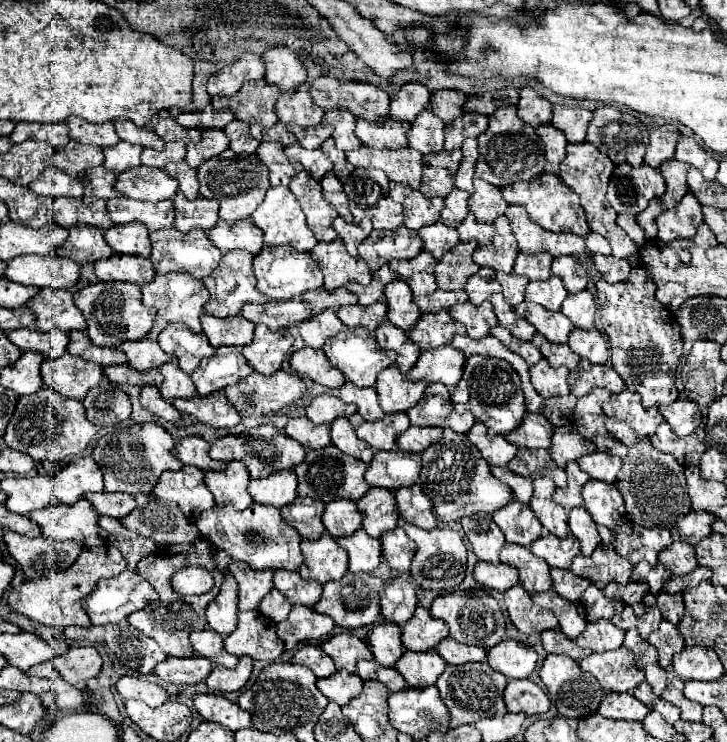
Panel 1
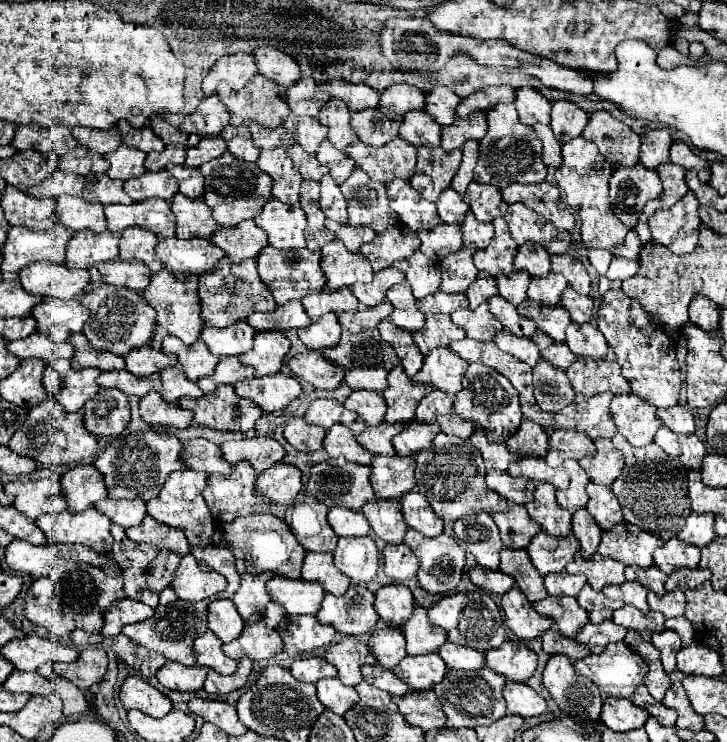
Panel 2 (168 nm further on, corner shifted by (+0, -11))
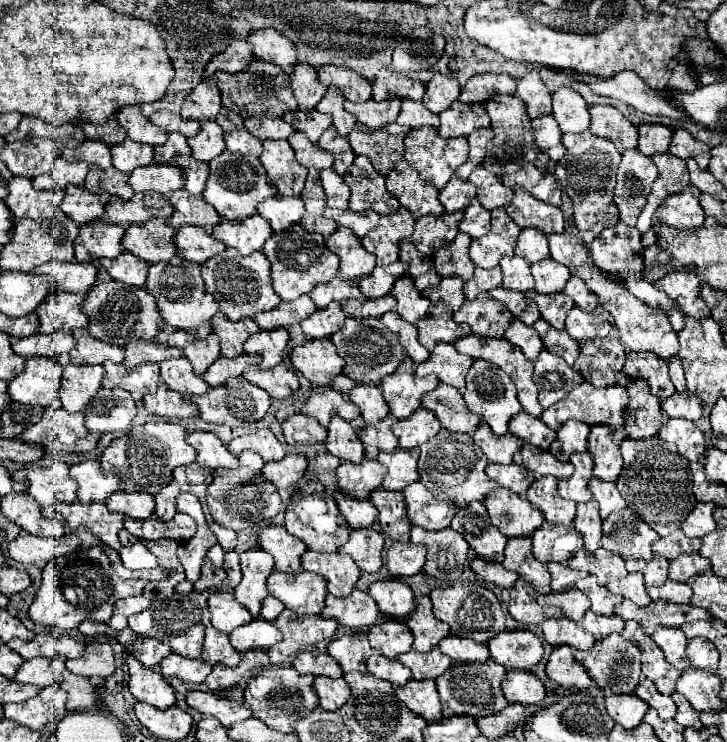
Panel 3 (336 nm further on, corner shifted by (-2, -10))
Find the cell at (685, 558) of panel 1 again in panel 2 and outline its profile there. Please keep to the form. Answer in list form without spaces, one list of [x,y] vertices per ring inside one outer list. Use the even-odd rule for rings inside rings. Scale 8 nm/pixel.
[[[670,539],[670,541],[666,541],[664,547],[654,551],[654,563],[666,575],[670,575],[682,567],[696,569],[698,561],[700,561],[700,549],[694,545],[686,545],[678,539]]]

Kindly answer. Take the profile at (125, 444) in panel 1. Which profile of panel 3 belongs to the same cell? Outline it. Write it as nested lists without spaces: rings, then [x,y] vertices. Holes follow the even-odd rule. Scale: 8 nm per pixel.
[[[150,422],[144,426],[132,428],[122,438],[110,442],[110,446],[102,452],[100,464],[104,470],[116,474],[122,480],[124,490],[144,490],[148,494],[156,494],[172,480],[172,472],[176,466],[192,464],[196,460],[196,450],[186,442],[186,430],[180,424],[170,422]]]

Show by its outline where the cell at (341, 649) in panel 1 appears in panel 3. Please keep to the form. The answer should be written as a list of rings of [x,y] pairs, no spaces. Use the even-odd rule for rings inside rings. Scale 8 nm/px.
[[[350,632],[330,642],[328,654],[342,666],[342,672],[352,672],[352,670],[364,672],[368,656],[374,656],[380,652],[370,646],[364,632]]]

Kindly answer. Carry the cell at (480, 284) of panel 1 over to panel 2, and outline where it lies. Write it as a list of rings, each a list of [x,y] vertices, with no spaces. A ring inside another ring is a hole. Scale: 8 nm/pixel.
[[[478,273],[476,281],[466,289],[466,297],[470,301],[470,309],[486,303],[490,297],[498,295],[498,287],[496,287],[496,279],[490,277],[488,273]]]

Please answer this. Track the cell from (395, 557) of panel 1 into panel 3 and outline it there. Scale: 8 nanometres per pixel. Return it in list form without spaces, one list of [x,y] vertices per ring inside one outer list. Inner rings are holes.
[[[394,542],[386,554],[388,572],[392,576],[414,576],[426,562],[426,548],[412,542]]]

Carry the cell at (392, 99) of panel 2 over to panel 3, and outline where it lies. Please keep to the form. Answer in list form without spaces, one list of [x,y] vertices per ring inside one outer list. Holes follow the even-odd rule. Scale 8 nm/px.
[[[382,68],[372,82],[372,98],[376,102],[382,102],[382,100],[392,98],[392,96],[422,100],[424,90],[426,90],[424,82],[420,82],[416,78],[410,78],[410,76],[404,76],[404,74],[390,72],[386,68]]]

